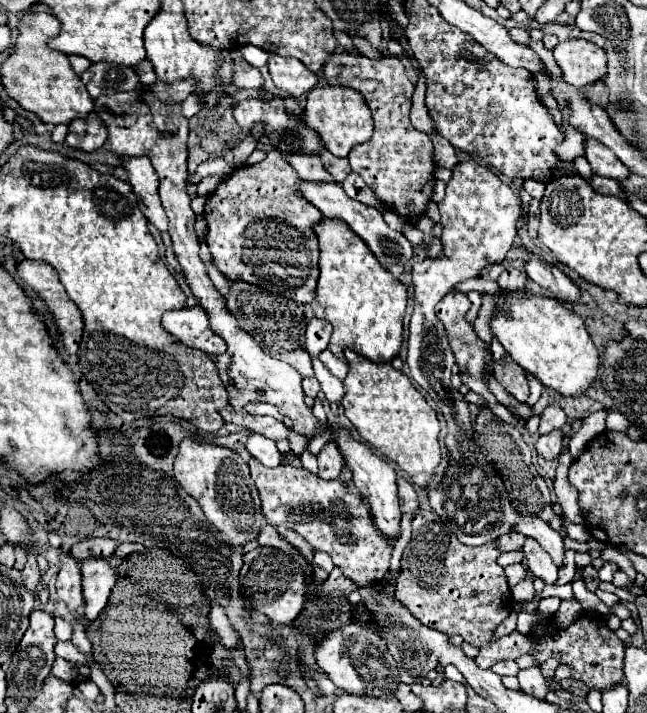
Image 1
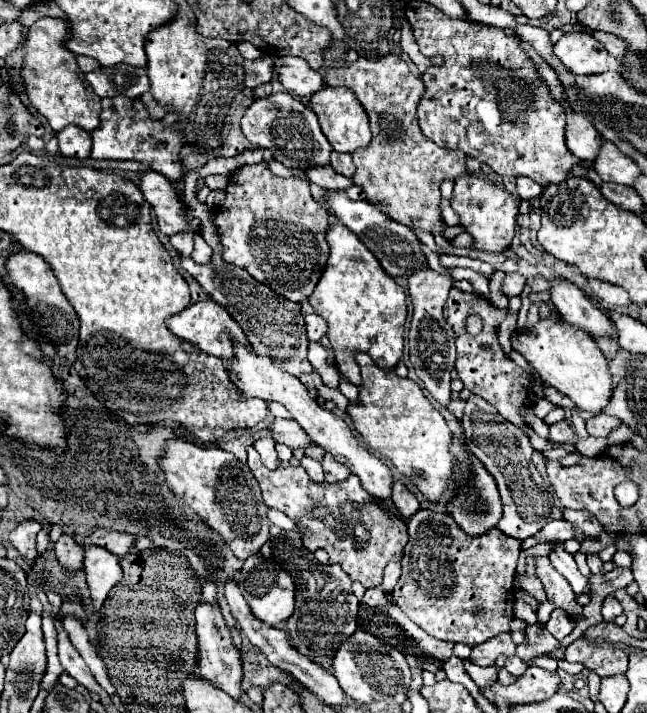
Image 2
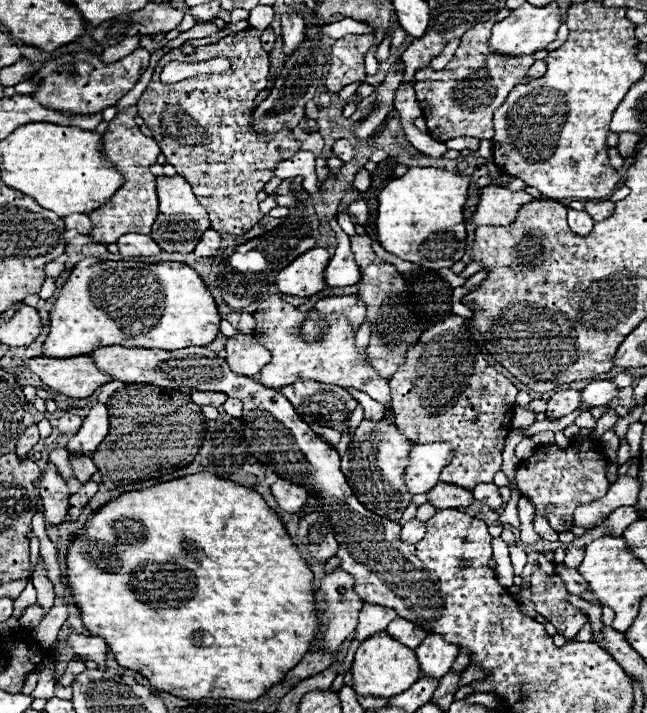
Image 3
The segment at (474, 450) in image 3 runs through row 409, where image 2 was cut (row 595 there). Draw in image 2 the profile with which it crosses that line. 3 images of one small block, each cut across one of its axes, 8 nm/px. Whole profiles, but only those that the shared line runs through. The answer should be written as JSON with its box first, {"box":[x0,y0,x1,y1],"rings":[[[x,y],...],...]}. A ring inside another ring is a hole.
{"box":[392,510,520,646],"rings":[[[418,510],[408,520],[408,544],[402,556],[402,576],[392,592],[392,602],[426,634],[444,640],[476,646],[498,634],[510,632],[514,618],[514,574],[520,556],[520,540],[506,536],[498,528],[488,530],[482,536],[466,536],[462,528],[448,514],[434,510]],[[474,608],[482,608],[480,616],[472,616]]]}

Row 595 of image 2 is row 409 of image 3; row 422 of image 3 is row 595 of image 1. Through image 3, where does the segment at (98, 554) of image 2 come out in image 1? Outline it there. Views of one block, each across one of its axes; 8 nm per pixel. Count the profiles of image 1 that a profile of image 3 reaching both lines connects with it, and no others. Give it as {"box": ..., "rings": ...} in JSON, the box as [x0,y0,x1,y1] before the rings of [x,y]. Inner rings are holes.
{"box":[80,558,114,620],"rings":[[[90,558],[80,568],[82,574],[82,596],[86,602],[86,620],[96,620],[108,602],[110,590],[114,586],[114,566],[104,558]]]}

